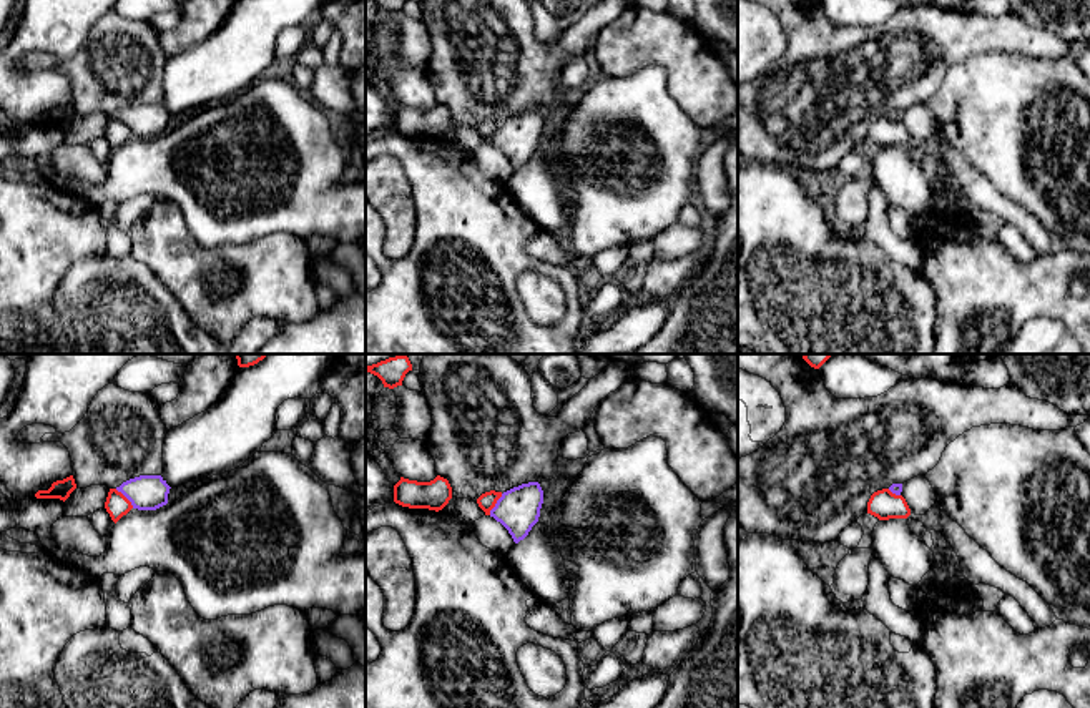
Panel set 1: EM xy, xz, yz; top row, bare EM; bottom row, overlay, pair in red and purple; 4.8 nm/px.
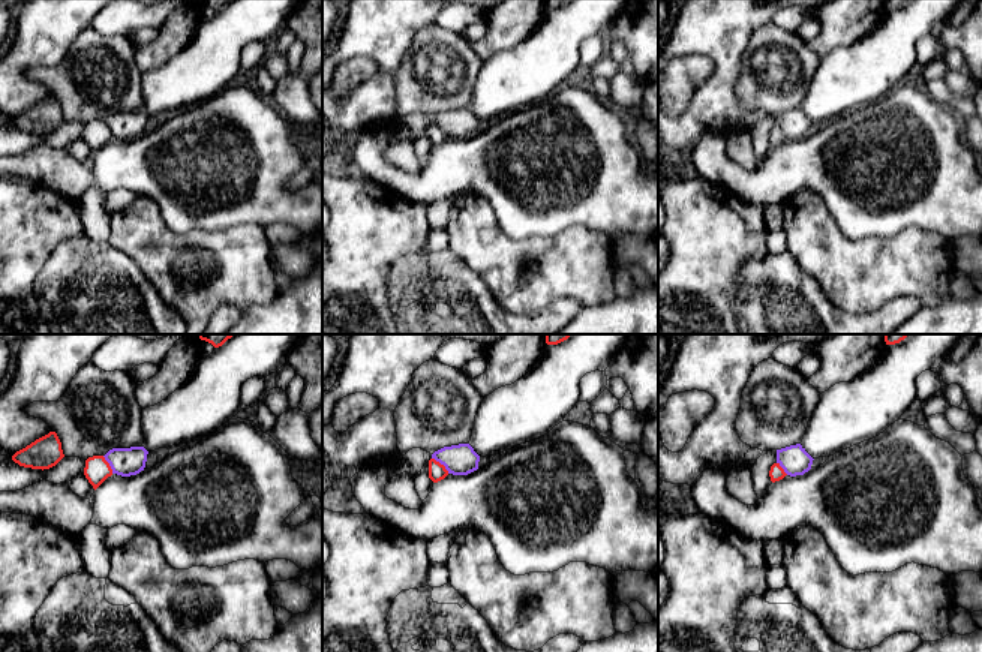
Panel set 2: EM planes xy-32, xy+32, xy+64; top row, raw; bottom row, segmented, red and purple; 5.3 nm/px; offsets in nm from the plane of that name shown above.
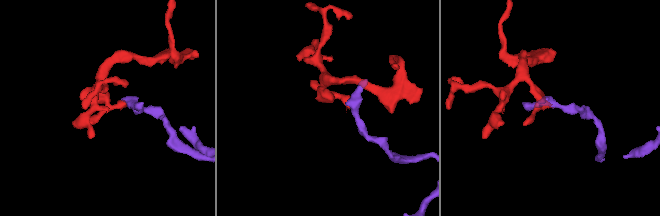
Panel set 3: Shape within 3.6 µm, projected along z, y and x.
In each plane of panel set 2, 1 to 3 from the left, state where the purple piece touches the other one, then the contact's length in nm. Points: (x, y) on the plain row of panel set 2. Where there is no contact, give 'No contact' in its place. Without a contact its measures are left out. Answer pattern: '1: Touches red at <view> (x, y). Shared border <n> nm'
1: Touches red at xy-32 (108, 129). Shared border 110 nm
2: Touches red at xy+32 (440, 128). Shared border 130 nm
3: Touches red at xy+64 (781, 132). Shared border 90 nm

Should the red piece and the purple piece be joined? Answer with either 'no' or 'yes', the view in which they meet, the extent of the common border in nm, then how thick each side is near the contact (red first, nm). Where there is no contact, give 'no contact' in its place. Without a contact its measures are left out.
no; meets red in xy; contact 130 nm long; 110 nm thick on the red side, 180 nm on the other

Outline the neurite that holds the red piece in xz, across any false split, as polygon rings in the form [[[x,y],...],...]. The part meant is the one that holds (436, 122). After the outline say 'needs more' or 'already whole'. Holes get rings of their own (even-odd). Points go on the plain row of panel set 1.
[[[437,103],[430,110],[417,110],[400,105],[394,113],[394,130],[409,136],[442,138],[452,126],[447,106]]]; already whole

